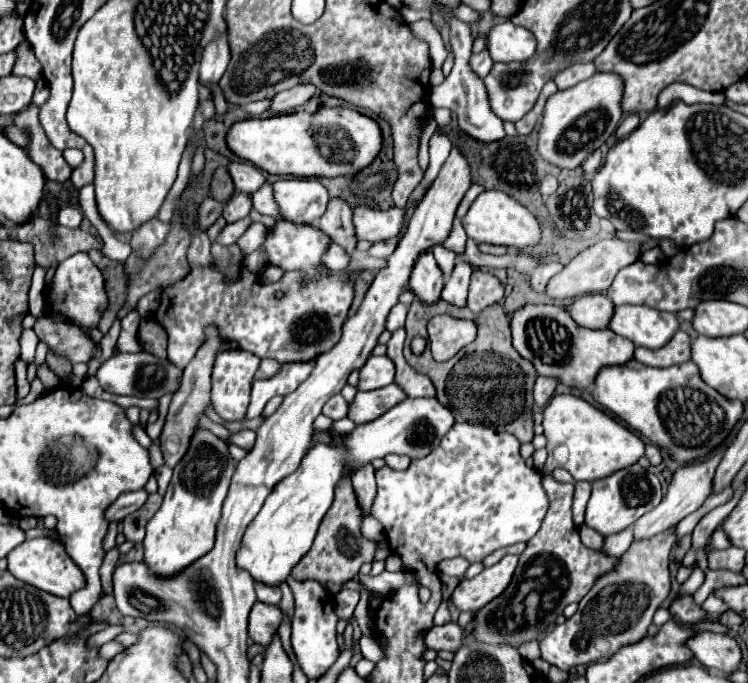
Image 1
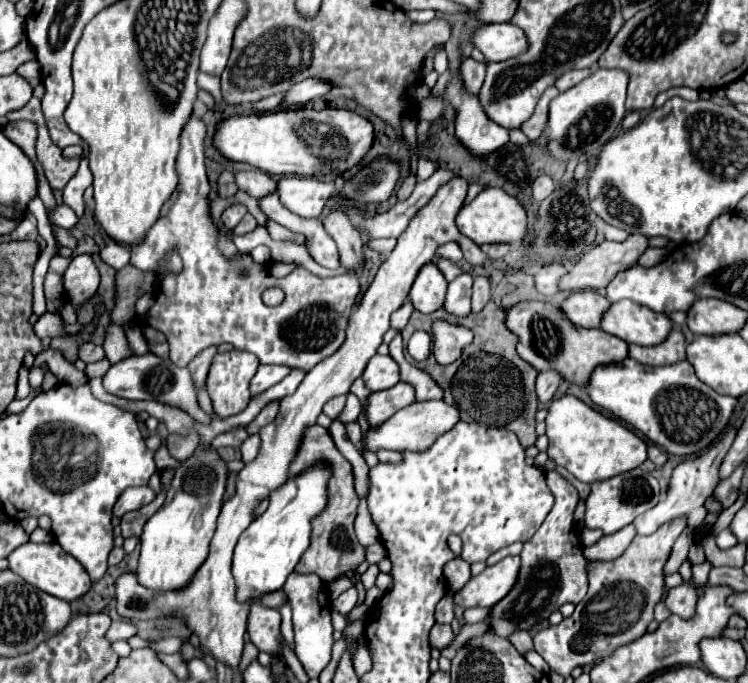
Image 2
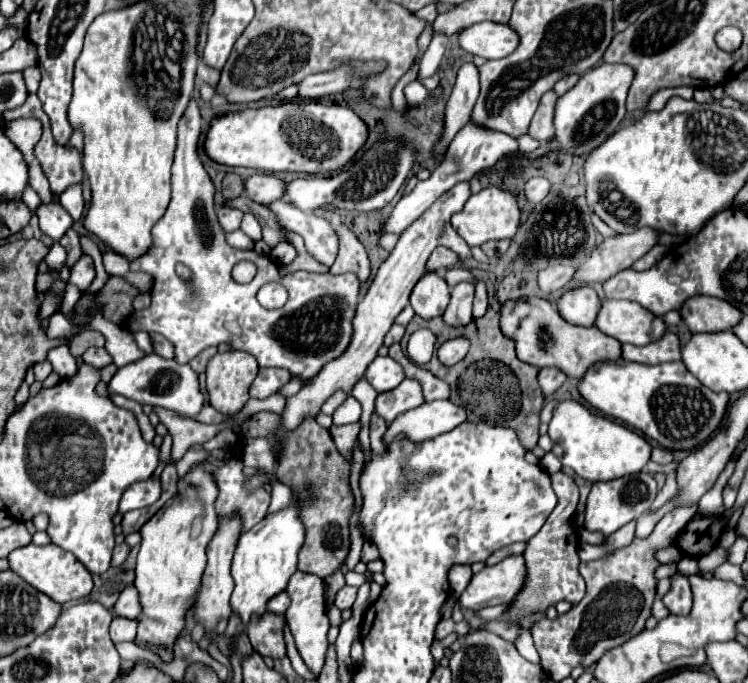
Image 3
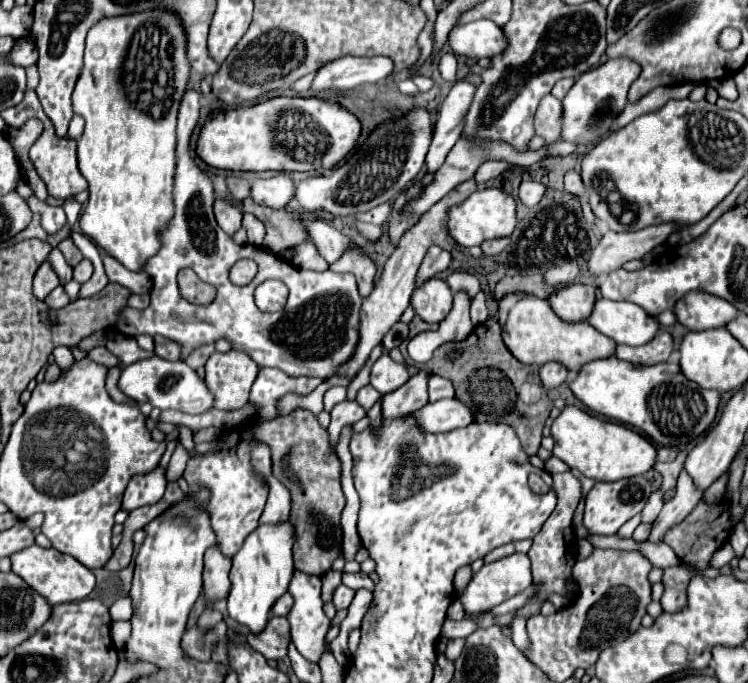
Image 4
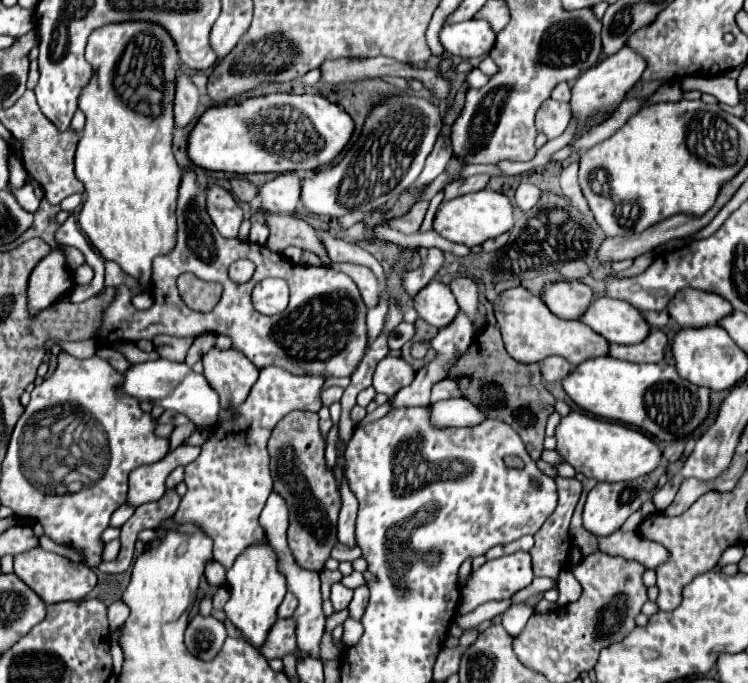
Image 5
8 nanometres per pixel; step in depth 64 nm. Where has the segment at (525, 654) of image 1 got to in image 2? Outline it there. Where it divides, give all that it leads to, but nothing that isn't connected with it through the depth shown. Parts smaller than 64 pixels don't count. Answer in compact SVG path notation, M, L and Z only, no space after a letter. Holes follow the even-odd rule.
M518 629L509 637L509 641L524 656L528 650L534 649L533 639L531 635L524 630Z

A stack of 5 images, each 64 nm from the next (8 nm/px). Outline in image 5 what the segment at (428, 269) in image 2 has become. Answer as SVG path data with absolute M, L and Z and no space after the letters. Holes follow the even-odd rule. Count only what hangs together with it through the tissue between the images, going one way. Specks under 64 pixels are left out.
M432 280L426 288L420 290L418 296L414 296L414 308L422 320L436 326L438 330L450 326L460 310L454 294L438 280Z

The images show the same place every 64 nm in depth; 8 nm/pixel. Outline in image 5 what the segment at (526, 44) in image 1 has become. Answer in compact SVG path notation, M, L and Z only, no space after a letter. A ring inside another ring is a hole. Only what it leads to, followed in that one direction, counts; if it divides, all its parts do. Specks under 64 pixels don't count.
M466 20L444 24L438 38L448 54L460 58L476 58L492 50L496 34L484 20Z

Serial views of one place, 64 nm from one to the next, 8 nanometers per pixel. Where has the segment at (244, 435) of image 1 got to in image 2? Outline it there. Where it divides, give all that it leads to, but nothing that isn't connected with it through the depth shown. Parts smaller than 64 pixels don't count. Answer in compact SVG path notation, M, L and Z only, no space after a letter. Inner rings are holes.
M230 430L230 432L224 432L224 434L216 436L216 438L212 440L212 446L214 446L214 448L220 448L220 446L240 448L246 438L248 438L248 434L246 434L244 430Z

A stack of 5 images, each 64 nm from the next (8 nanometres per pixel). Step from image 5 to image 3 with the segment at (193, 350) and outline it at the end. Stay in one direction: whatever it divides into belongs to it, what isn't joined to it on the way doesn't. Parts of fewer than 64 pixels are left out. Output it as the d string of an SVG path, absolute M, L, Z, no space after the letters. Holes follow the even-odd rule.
M206 348L206 350L202 350L196 358L192 358L188 364L192 366L192 370L194 370L196 374L202 374L202 372L206 370L208 360L210 360L214 354L216 354L216 348Z

